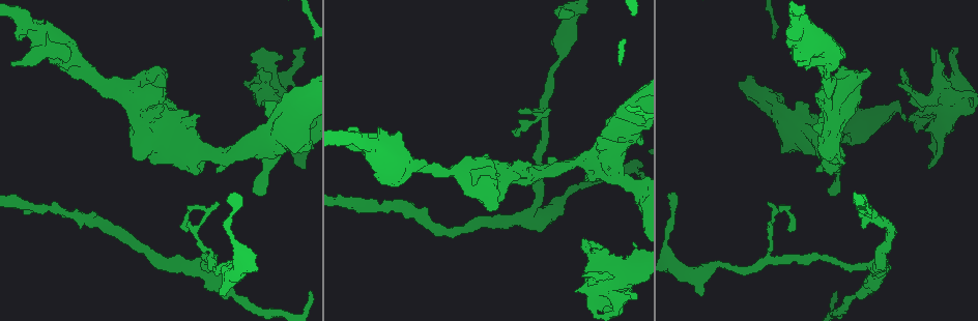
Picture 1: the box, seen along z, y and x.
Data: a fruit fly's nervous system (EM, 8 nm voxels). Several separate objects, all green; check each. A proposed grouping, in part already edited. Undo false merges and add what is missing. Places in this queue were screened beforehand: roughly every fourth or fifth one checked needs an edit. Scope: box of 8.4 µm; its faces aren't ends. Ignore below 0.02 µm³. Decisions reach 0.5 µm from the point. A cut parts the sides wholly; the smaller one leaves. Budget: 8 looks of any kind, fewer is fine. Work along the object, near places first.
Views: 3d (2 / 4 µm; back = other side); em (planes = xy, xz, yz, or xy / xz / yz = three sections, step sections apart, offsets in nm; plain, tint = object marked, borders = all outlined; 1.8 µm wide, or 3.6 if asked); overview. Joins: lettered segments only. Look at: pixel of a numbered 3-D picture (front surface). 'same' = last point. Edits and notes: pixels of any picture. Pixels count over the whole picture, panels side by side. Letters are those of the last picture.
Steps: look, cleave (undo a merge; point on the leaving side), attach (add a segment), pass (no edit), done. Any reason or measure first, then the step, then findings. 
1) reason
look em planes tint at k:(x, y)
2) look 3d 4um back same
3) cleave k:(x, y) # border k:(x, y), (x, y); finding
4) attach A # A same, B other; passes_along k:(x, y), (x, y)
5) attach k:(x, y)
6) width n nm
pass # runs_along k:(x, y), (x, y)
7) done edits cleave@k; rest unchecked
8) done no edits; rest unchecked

abrupt turn
look 3d 4um at 1:(601, 161)

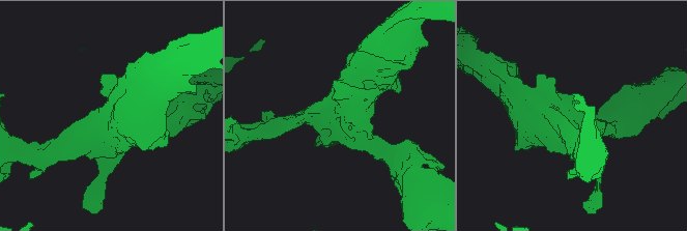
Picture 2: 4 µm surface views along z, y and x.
need the tissue
look em 3.6um planes borders at 2:(107, 133)

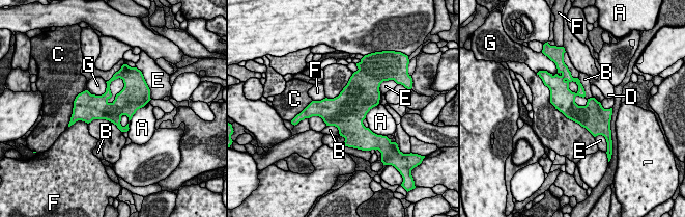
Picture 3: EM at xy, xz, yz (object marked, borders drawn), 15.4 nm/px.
width 300 nm
pass # A other, B other, C other, D other, E other, F other, G other; border 3:(577, 78), (583, 88), (584, 97); all the same cell

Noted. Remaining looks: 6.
branch stops here
look 3d 2um at 1:(870, 71)

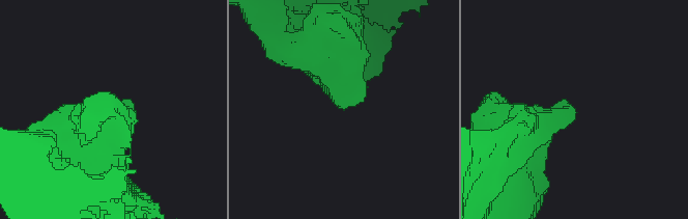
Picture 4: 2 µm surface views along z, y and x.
shape alone is not enough
look em planes borders at 4:(573, 106)

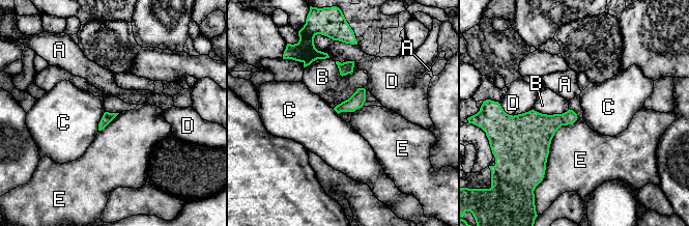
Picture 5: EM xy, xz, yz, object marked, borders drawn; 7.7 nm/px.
pass # A other, B other, C other, D other, E other; border 5:(105, 112), (98, 123), (98, 131); none of them fits

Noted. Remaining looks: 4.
a fork
look em 3.6um yz step 16 borders at 1:(76, 61)

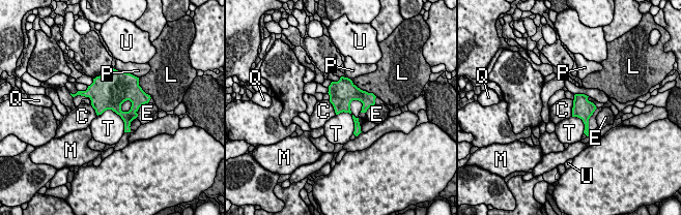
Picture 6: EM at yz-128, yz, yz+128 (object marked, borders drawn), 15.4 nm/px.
another direction
look em 3.6um planes borders same

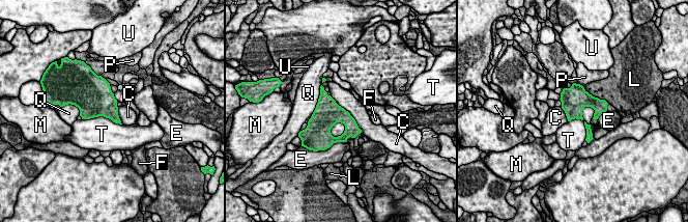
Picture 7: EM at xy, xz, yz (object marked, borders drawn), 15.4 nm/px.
longest_contact C 750 nm
pass # C other, E other, F other, L other, M other, P other, Q other, T other, U other; border 7:(82, 118), (105, 116), (121, 125); continuous, no second cell

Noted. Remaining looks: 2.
arms part here
look em planes plain at 1:(871, 264)

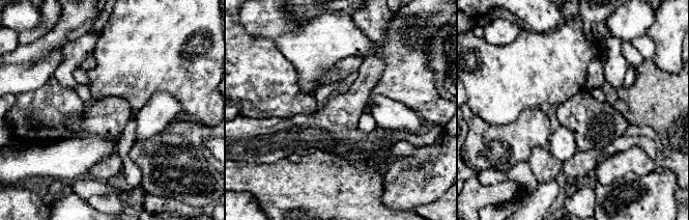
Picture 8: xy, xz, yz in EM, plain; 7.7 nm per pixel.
what lies round it
look em planes borders same

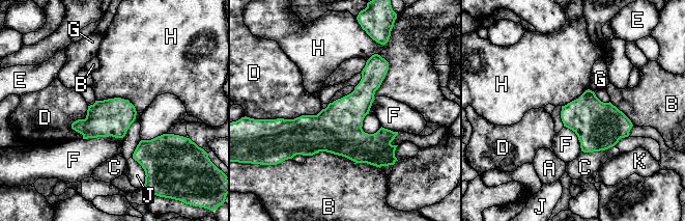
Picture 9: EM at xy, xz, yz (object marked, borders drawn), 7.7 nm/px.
longest_contact B 550 nm
pass # A other, B other, C other, D other, E other, F other, G other, H other, J other, K other; border 9:(377, 53), (388, 72), (374, 97); one cell here

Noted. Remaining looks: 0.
done no edits; rest unchecked

